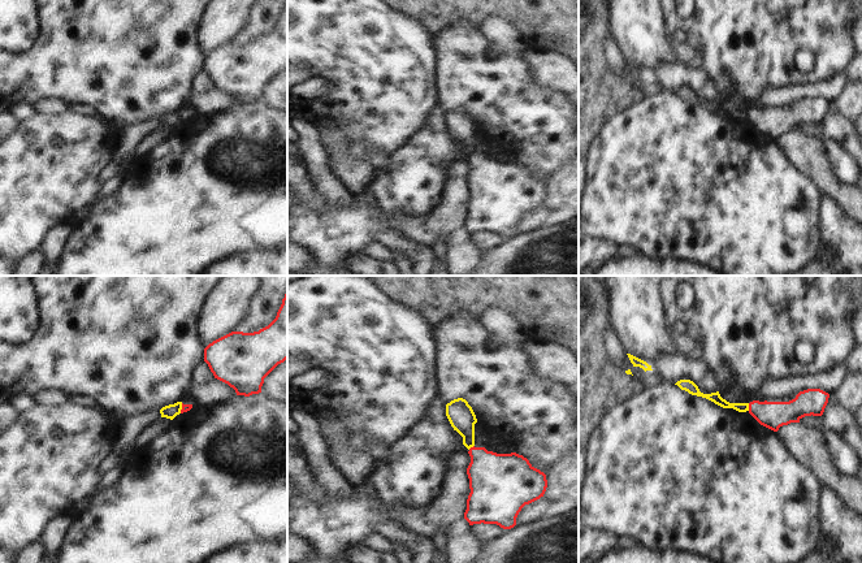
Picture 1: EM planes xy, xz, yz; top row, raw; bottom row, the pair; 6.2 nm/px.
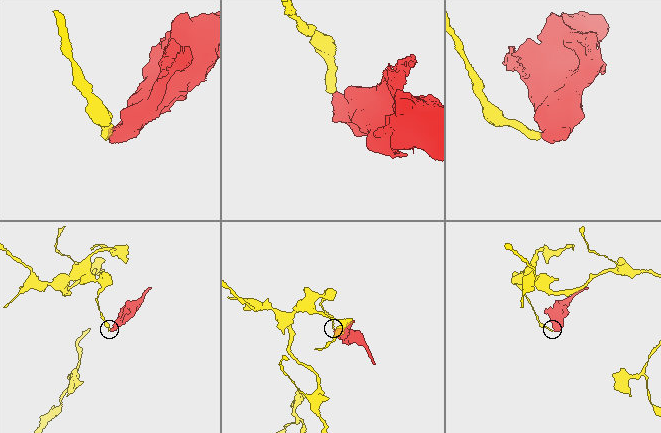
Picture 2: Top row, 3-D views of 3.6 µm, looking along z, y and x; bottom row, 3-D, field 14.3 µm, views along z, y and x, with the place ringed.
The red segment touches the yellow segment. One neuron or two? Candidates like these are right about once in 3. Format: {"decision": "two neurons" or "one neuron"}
{"decision": "two neurons"}

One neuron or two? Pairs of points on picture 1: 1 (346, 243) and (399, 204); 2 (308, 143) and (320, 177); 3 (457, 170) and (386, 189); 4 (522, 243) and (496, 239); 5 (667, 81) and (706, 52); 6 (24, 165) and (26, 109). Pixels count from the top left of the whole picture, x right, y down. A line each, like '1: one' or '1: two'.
1: one
2: one
3: two
4: two
5: two
6: two

